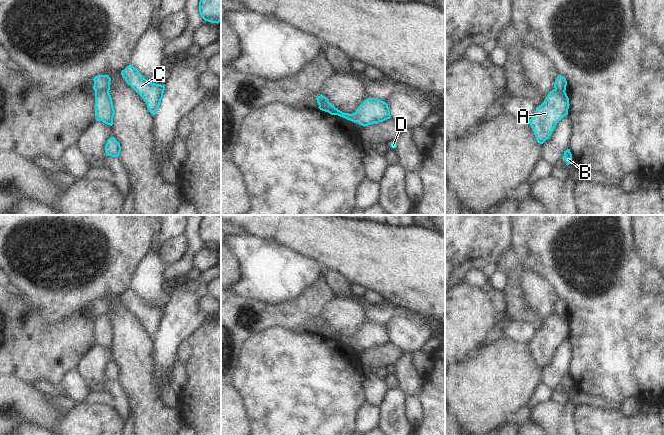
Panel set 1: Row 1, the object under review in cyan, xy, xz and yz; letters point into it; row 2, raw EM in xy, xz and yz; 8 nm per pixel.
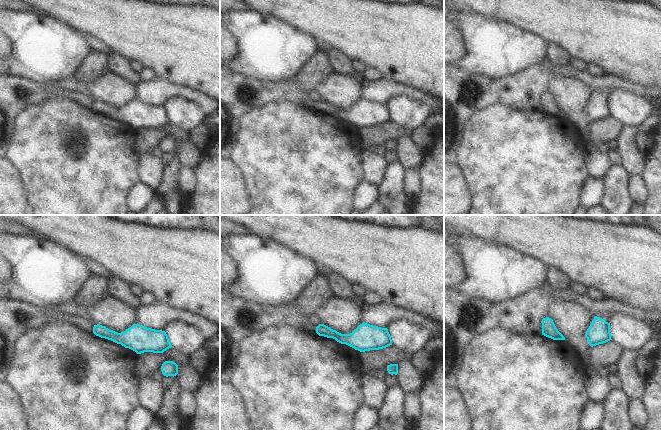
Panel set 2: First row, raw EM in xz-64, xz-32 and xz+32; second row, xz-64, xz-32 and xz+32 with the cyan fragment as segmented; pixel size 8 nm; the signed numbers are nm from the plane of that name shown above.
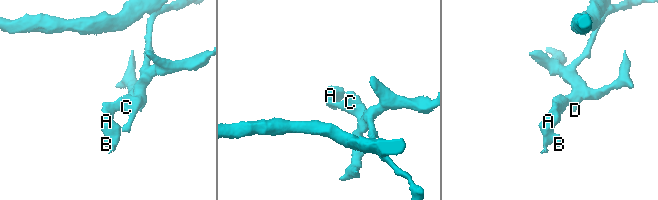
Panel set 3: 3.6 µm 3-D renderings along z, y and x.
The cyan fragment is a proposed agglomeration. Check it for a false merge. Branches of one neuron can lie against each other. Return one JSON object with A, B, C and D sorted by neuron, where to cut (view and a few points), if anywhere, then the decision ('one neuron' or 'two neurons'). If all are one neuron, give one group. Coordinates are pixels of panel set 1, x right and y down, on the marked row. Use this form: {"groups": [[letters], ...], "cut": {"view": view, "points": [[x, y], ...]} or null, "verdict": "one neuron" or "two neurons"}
{"groups": [["A", "B"], ["C", "D"]], "cut": {"view": "xy", "points": [[108, 91], [95, 92]]}, "verdict": "two neurons"}

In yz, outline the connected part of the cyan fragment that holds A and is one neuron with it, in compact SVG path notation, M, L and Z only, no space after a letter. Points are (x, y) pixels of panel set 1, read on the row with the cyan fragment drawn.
M553 89L548 93L533 117L528 120L538 143L543 144L550 138L557 123L568 115L569 106L566 92Z

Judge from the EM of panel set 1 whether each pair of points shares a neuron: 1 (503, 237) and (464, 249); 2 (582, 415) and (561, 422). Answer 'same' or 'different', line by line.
1: same
2: different

